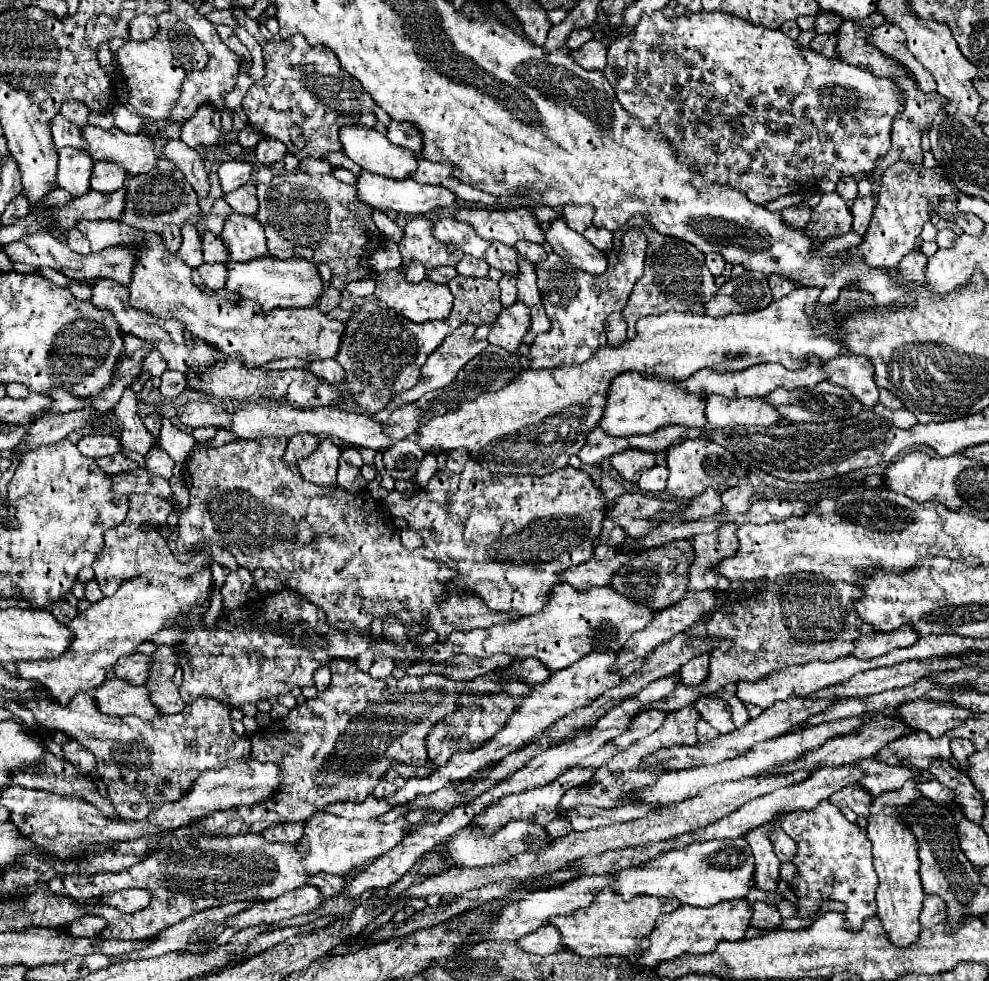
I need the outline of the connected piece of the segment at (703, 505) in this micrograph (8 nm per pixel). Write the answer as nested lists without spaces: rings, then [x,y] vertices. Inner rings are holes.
[[[706,489],[706,493],[702,493],[700,497],[690,501],[690,505],[680,513],[680,519],[692,521],[692,519],[700,519],[704,515],[714,515],[720,509],[722,509],[720,495],[714,489]]]

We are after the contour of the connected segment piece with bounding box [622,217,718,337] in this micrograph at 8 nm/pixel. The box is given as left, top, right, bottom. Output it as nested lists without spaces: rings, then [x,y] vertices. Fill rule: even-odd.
[[[634,217],[626,225],[640,227],[648,237],[648,255],[646,255],[646,265],[644,265],[644,277],[634,285],[630,301],[626,303],[626,309],[622,311],[628,321],[628,337],[634,337],[636,321],[644,315],[666,313],[668,309],[706,313],[704,305],[710,297],[714,297],[718,287],[714,283],[712,273],[708,271],[708,267],[704,263],[704,255],[696,247],[688,245],[686,241],[678,241],[674,237],[656,233],[642,217]]]

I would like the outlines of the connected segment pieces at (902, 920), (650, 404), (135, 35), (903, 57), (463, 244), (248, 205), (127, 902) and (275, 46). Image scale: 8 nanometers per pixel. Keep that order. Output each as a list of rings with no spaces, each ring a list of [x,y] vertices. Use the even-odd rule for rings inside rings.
[[[910,779],[906,785],[898,791],[882,793],[872,801],[870,817],[868,817],[868,839],[872,843],[872,855],[874,855],[874,869],[880,877],[880,885],[876,891],[876,903],[878,903],[878,917],[882,921],[882,929],[886,931],[888,939],[896,947],[906,947],[918,939],[920,923],[918,915],[922,911],[922,899],[924,891],[920,885],[920,861],[918,861],[918,841],[914,841],[914,833],[906,829],[906,823],[900,819],[906,807],[914,805],[920,799],[920,791],[916,789],[916,781]]]
[[[626,371],[618,375],[607,395],[606,411],[600,421],[602,429],[616,437],[630,437],[630,435],[646,435],[654,433],[666,425],[684,425],[684,427],[706,427],[704,417],[706,397],[698,397],[682,389],[678,381],[654,381],[650,377],[642,377],[638,371]]]
[[[138,15],[128,25],[130,39],[134,39],[134,41],[146,41],[146,39],[154,37],[154,31],[158,31],[158,25],[156,25],[156,19],[150,15]]]
[[[884,23],[880,27],[874,27],[872,33],[870,33],[870,37],[868,37],[868,41],[874,43],[890,59],[896,59],[898,63],[902,63],[904,67],[908,67],[914,73],[914,79],[922,85],[924,91],[934,91],[936,89],[936,81],[932,79],[932,75],[922,75],[924,67],[906,49],[906,35],[896,25]]]
[[[452,217],[438,219],[434,223],[434,235],[444,243],[456,243],[464,253],[472,257],[482,257],[490,247],[490,241],[478,237],[478,233],[470,229],[470,225],[462,221],[454,221]]]
[[[248,183],[242,189],[236,189],[228,195],[224,195],[224,199],[228,201],[228,205],[236,211],[236,213],[244,213],[244,215],[256,215],[258,213],[258,197],[256,197],[256,183]]]
[[[126,889],[126,891],[110,893],[102,901],[120,909],[122,913],[136,913],[150,903],[150,891],[146,891],[146,889]]]
[[[302,35],[272,41],[258,37],[258,43],[264,53],[268,53],[264,57],[266,77],[246,93],[242,103],[244,113],[248,115],[250,125],[258,127],[264,135],[282,141],[298,161],[306,157],[322,159],[332,151],[342,151],[342,143],[338,141],[338,129],[342,125],[376,125],[372,97],[338,65],[338,59],[330,49],[310,47]],[[292,125],[302,127],[306,139],[302,151],[298,151],[290,141]]]

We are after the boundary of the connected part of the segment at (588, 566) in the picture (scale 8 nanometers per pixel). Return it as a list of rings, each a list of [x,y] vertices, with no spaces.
[[[616,553],[612,559],[596,559],[592,557],[586,563],[580,563],[576,567],[570,567],[562,573],[560,583],[572,585],[576,591],[586,591],[592,587],[604,587],[608,585],[612,573],[616,573],[616,569],[620,565],[626,563],[626,559],[630,559],[630,553]]]

